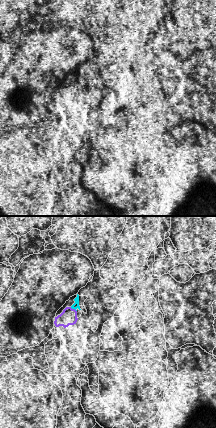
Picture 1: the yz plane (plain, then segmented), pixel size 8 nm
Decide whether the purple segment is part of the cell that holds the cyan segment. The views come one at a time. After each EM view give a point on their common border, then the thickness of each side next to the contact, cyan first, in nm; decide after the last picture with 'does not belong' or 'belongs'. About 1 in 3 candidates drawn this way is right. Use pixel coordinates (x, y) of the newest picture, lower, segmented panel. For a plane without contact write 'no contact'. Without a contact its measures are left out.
(73, 308) | 50/130 nm

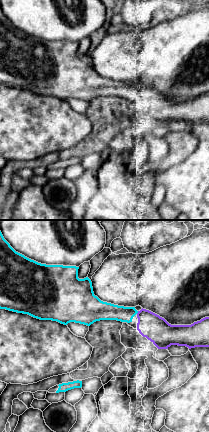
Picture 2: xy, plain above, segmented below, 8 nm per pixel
(137, 312) | 140/200 nm

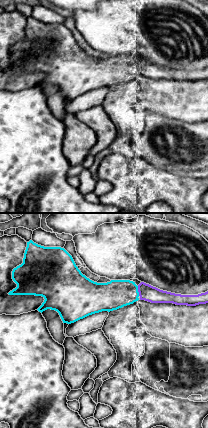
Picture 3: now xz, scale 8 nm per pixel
(137, 291) | 220/130 nm

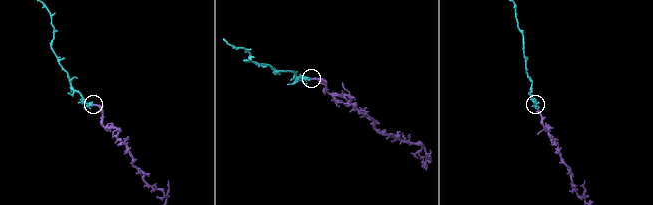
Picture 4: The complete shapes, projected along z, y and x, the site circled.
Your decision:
belongs

